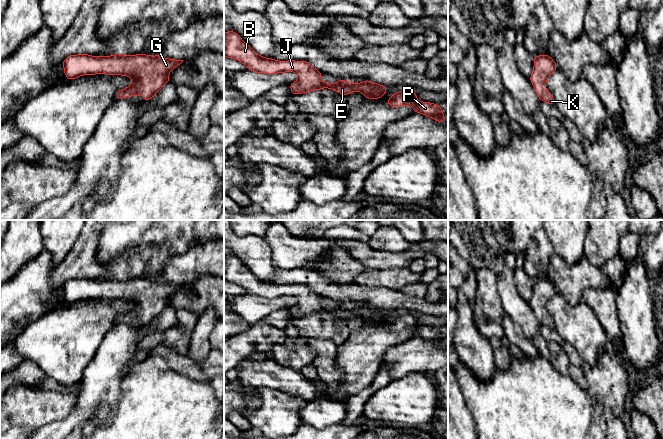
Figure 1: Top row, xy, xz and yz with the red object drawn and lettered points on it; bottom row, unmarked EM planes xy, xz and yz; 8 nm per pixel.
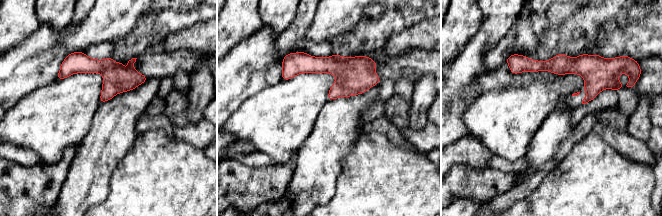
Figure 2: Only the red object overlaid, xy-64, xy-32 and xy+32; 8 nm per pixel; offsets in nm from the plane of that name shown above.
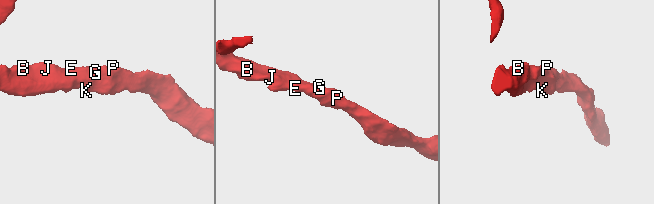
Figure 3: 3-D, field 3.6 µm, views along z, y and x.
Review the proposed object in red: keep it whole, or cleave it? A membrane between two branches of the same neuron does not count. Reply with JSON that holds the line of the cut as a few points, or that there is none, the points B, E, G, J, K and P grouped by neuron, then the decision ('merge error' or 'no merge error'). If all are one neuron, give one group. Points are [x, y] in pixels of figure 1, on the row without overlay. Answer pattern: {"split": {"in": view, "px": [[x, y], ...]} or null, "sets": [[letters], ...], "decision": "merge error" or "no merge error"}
{"split": null, "sets": [["B", "E", "G", "J", "K", "P"]], "decision": "no merge error"}

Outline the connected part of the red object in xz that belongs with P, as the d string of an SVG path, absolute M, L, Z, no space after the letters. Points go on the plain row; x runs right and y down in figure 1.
M402 314L394 317L386 328L391 331L412 330L414 337L424 338L442 348L445 347L445 339L440 328L426 325L419 326L416 317L412 314Z

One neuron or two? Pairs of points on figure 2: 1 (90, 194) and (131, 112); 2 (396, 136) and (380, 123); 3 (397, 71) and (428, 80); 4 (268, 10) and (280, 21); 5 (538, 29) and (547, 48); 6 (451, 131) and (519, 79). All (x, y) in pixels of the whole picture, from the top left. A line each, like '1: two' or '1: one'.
1: one
2: one
3: two
4: one
5: one
6: one

